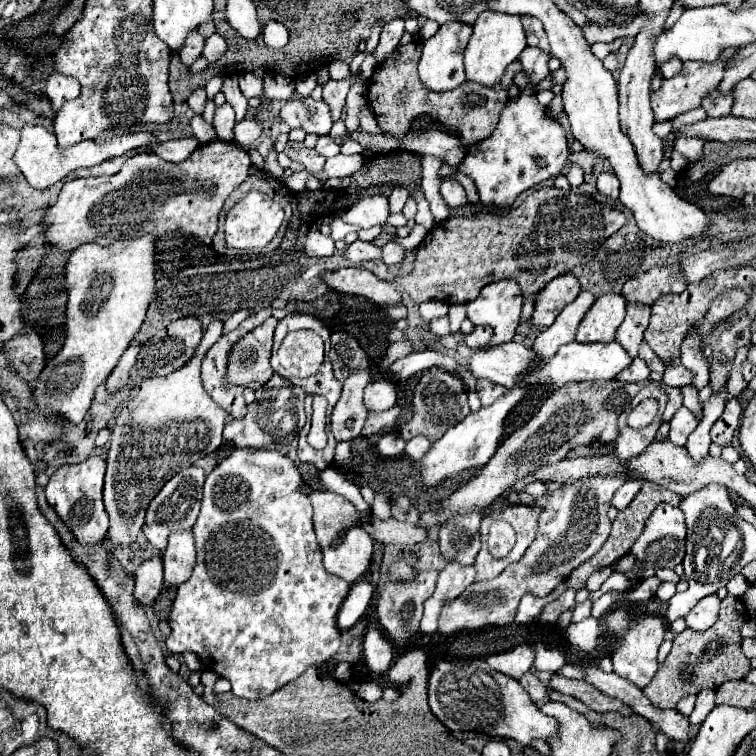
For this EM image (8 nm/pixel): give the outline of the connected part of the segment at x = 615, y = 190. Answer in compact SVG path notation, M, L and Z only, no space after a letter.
M602 172L602 174L598 176L596 186L598 186L598 192L600 192L602 196L610 198L610 200L616 200L618 194L620 194L620 182L618 182L618 178L616 178L614 172Z

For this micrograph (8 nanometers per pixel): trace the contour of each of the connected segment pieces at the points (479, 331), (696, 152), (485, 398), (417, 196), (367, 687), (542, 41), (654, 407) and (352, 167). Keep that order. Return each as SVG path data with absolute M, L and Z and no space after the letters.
M474 326L474 330L470 334L462 334L462 338L464 338L466 346L470 346L474 350L480 350L480 348L484 348L490 342L492 328L488 328L488 326Z
M680 136L674 142L674 150L678 150L686 158L702 158L704 140L692 136Z
M478 380L476 392L480 394L482 406L490 406L490 404L494 404L500 396L504 396L506 388L504 388L504 386L500 386L500 384L492 384L490 380Z
M421 188L415 189L412 197L417 205L416 224L422 225L427 231L432 230L436 223Z
M362 682L356 690L358 698L366 700L366 702L376 702L382 698L382 686L378 686L376 682Z
M522 16L522 26L528 36L528 46L536 46L550 54L550 44L548 44L548 38L544 36L544 28L542 28L540 20L536 20L532 16Z
M654 399L643 400L631 410L630 416L628 416L628 424L632 428L642 428L652 422L654 416L657 414L659 404Z
M338 154L334 158L328 158L324 164L324 176L326 178L344 178L344 176L352 176L356 174L364 164L364 156L362 154L354 154L354 156L344 156Z

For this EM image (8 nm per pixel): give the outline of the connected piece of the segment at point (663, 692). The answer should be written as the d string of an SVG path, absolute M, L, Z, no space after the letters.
M728 594L722 600L718 622L710 630L696 632L686 628L684 632L676 634L670 656L666 658L664 666L658 668L652 682L644 688L644 694L652 700L652 704L656 704L658 708L674 708L682 696L698 694L702 688L716 690L720 684L728 680L742 680L752 670L750 660L744 656L740 648L742 644L740 626L746 620L748 620L748 612L744 602Z

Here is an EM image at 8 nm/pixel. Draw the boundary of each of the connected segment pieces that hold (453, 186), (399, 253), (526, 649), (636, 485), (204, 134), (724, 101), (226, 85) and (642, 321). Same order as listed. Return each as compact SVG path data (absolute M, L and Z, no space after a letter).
M442 178L440 194L442 194L442 198L444 198L448 208L460 208L460 206L466 204L466 192L464 192L464 188L456 180Z
M388 242L388 244L382 248L382 252L384 252L382 260L384 260L388 266L402 262L402 258L404 258L404 254L406 254L404 246L400 246L398 242Z
M521 644L516 646L512 652L500 652L486 658L488 666L496 672L504 672L512 678L520 678L524 672L530 670L534 662L534 644Z
M626 480L626 482L624 482L624 484L614 492L612 506L618 508L618 510L626 508L626 506L634 500L634 496L638 494L640 488L642 488L642 482L640 482L640 480Z
M192 116L192 120L190 120L190 124L188 124L188 126L192 128L194 136L196 136L202 144L216 140L216 132L214 132L214 128L212 128L210 124L206 124L202 116Z
M712 92L712 94L704 96L704 100L702 100L700 106L706 110L708 116L718 118L718 116L728 116L728 114L730 114L732 102L734 102L734 100L732 100L730 94L728 94L728 96L722 96L722 94L718 94L718 92Z
M225 76L221 91L225 96L226 102L234 109L236 122L242 121L244 114L246 114L246 104L248 104L248 100L246 100L246 98L242 96L242 92L240 92L238 76Z
M642 304L628 306L626 318L616 332L616 342L624 346L630 358L638 356L638 346L642 342L644 330L648 328L648 320L650 320L650 306L642 306Z

